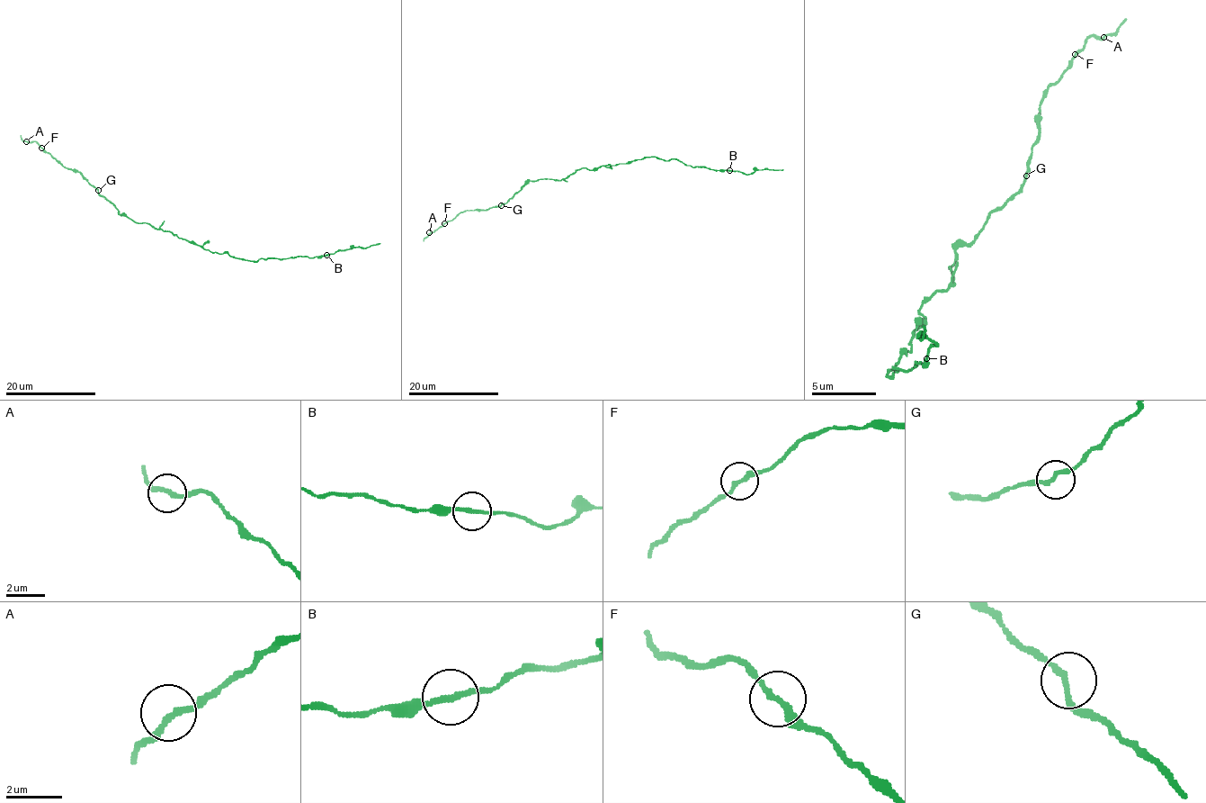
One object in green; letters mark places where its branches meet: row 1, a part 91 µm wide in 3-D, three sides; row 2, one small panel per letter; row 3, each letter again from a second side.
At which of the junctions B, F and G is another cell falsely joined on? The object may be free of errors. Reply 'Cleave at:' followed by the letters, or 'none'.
Cleave at: F

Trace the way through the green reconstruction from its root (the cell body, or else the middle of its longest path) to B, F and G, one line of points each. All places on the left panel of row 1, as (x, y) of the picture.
B: (182, 238), (212, 252), (227, 252), (237, 258), (255, 262), (261, 258), (326, 255)
F: (182, 238), (121, 215), (115, 206), (79, 172), (62, 166), (42, 148)
G: (182, 238), (121, 215), (98, 190)

